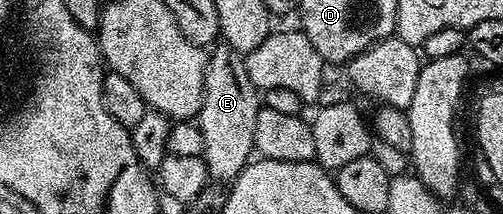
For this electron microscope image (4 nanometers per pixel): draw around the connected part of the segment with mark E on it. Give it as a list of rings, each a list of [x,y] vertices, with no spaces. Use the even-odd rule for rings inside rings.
[[[219,45],[208,54],[203,100],[197,122],[203,134],[203,160],[209,169],[209,177],[219,185],[230,185],[252,162],[257,133],[257,113],[261,106],[261,92],[249,81],[247,60],[239,52],[226,45]]]

